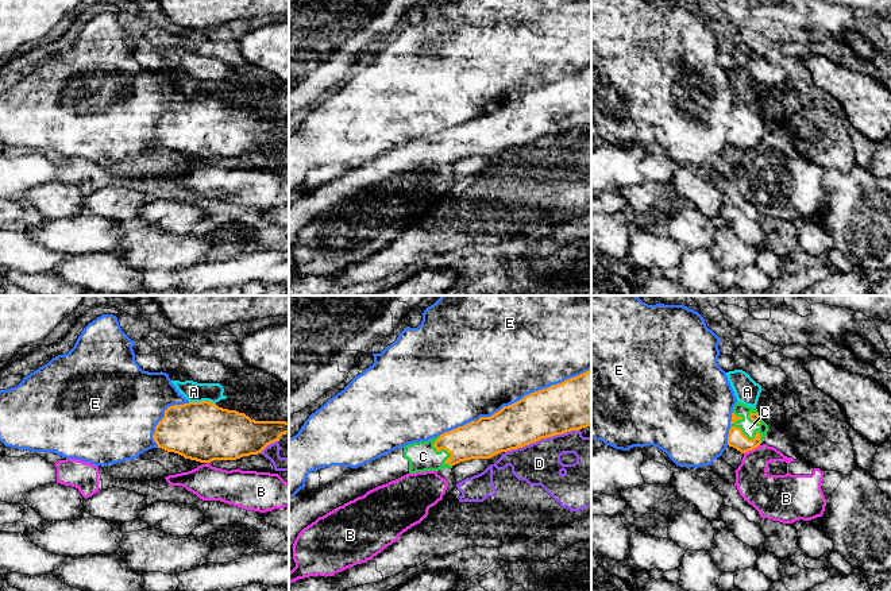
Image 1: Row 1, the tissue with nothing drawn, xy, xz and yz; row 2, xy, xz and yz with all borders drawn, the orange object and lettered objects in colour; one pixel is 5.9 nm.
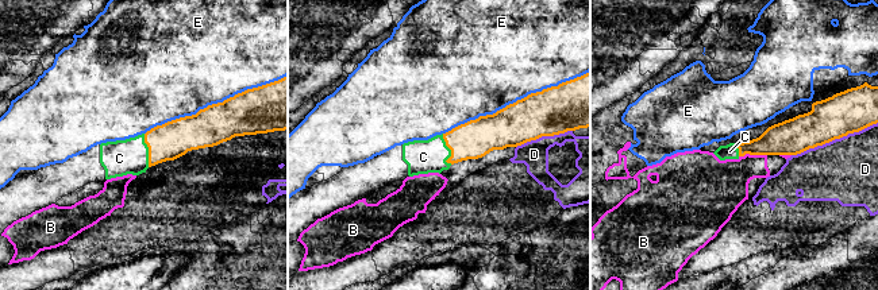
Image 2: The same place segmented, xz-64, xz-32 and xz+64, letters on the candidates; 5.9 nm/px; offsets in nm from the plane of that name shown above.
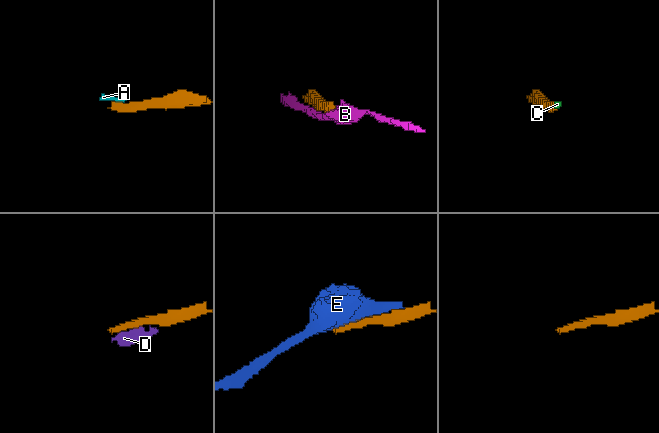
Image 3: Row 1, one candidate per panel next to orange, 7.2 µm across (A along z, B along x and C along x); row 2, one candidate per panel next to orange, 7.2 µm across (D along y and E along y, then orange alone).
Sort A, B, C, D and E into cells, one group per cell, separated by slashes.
A / B / C / D / E

